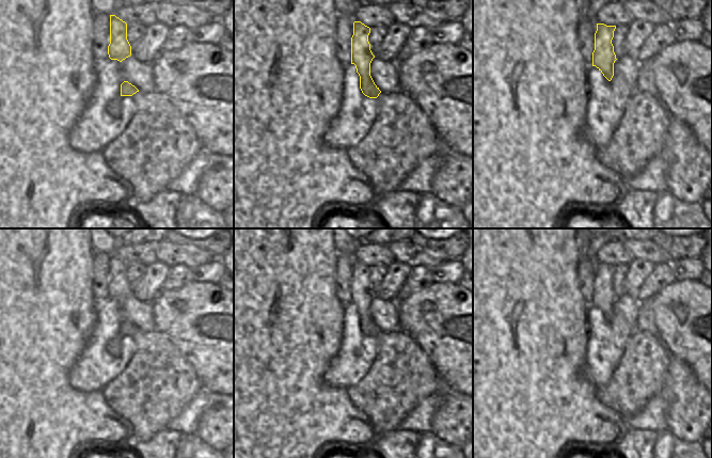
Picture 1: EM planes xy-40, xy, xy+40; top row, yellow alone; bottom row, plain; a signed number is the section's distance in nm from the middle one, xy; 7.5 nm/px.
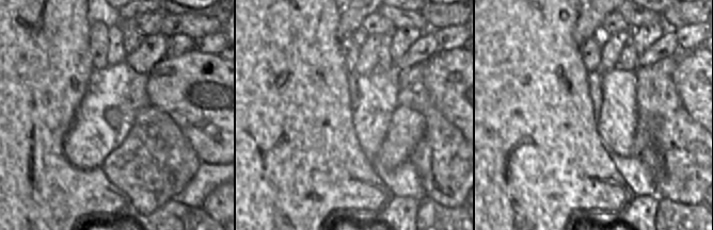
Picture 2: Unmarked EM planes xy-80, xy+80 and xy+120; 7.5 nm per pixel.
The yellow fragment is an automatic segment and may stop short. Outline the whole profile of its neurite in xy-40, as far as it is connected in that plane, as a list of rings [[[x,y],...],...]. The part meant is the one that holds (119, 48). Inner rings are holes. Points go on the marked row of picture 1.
[[[110,15],[108,54],[111,60],[120,62],[131,56],[131,46],[127,40],[127,23],[115,15]]]

